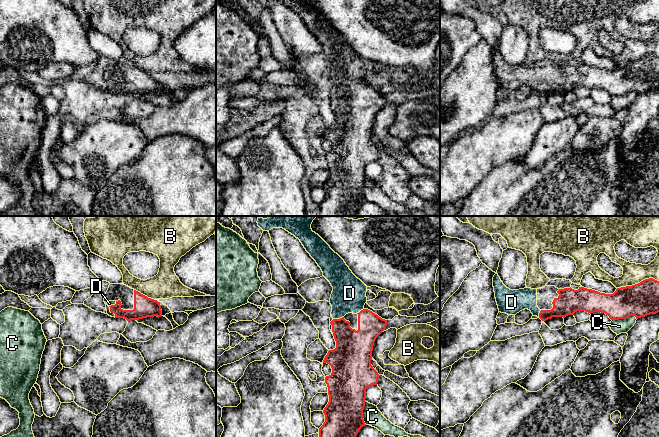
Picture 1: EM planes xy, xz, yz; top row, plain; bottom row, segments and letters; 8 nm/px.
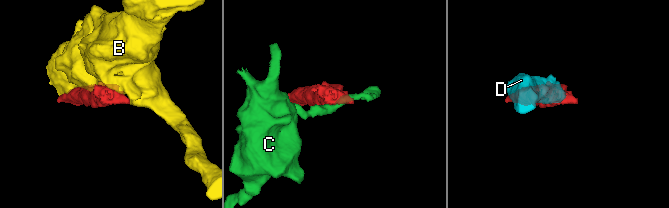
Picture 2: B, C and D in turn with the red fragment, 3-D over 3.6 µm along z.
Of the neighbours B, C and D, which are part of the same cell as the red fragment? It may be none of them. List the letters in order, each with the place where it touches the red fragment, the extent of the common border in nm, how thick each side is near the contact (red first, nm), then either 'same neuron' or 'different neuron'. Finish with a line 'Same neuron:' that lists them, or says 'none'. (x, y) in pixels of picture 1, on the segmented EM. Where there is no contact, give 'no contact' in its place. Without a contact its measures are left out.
B: yz (638, 283) | 340 nm | 260/170 nm | different neuron
C: yz (624, 318) | 200 nm | 260/120 nm | different neuron
D: xz (338, 319) | 90 nm | 260/280 nm | same neuron
Same neuron: D

